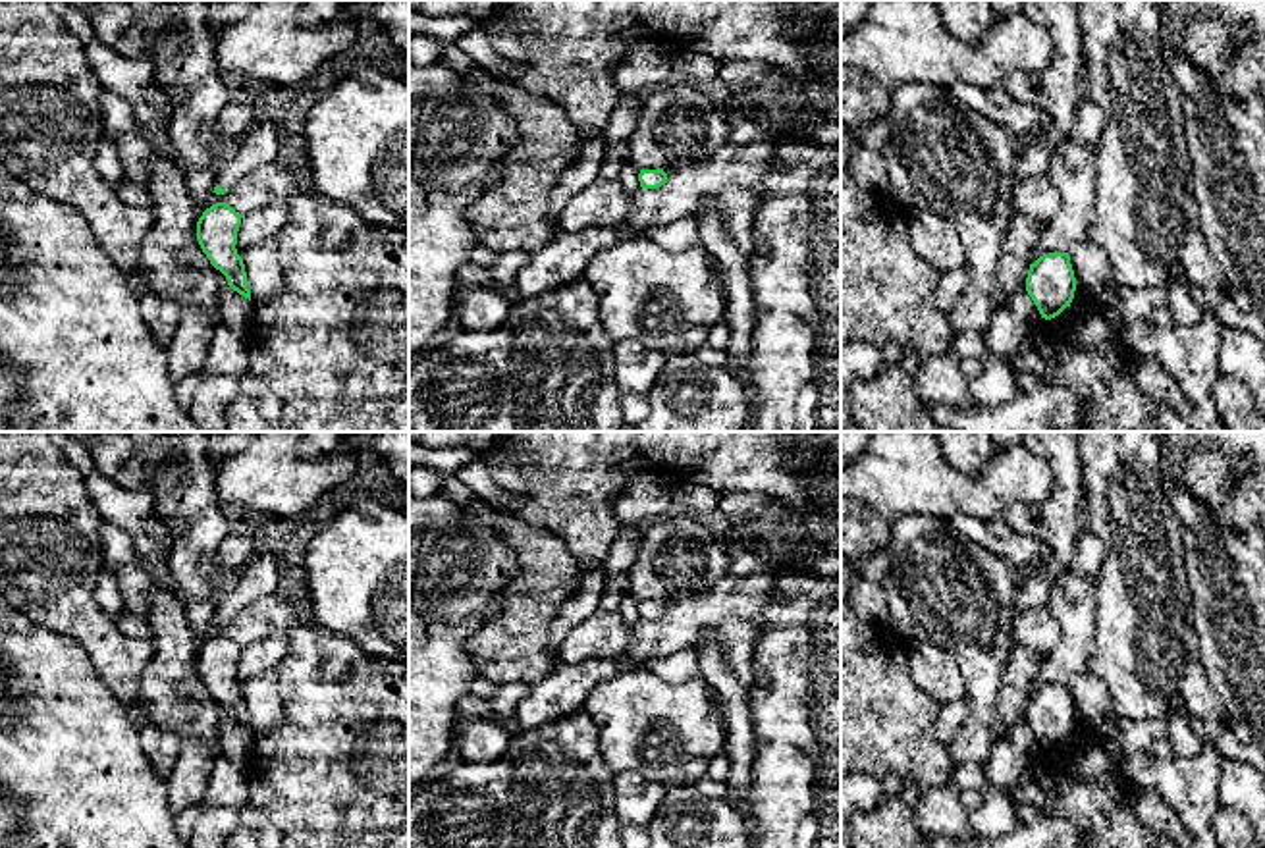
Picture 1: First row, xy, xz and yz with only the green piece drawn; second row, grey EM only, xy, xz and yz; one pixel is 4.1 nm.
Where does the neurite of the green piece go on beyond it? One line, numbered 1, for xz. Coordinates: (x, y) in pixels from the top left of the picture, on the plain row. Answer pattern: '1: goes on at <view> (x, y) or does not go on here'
1: does not go on here

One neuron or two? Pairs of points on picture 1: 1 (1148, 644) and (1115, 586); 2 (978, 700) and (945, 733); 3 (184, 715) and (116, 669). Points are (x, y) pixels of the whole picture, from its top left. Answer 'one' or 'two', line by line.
1: one
2: two
3: two

